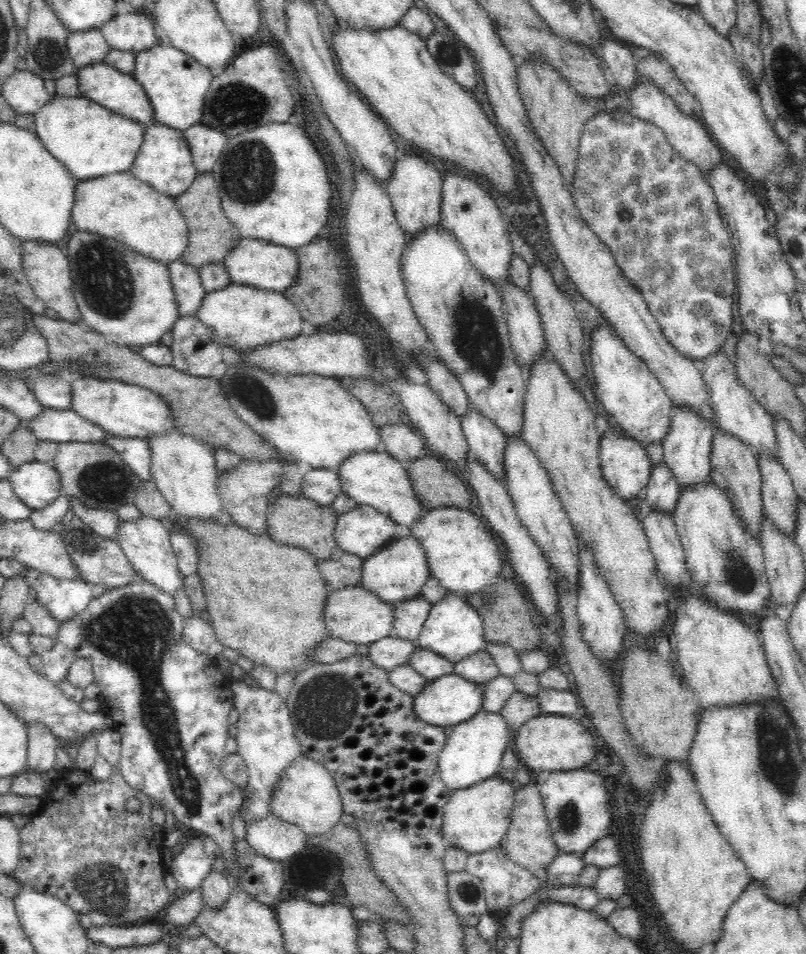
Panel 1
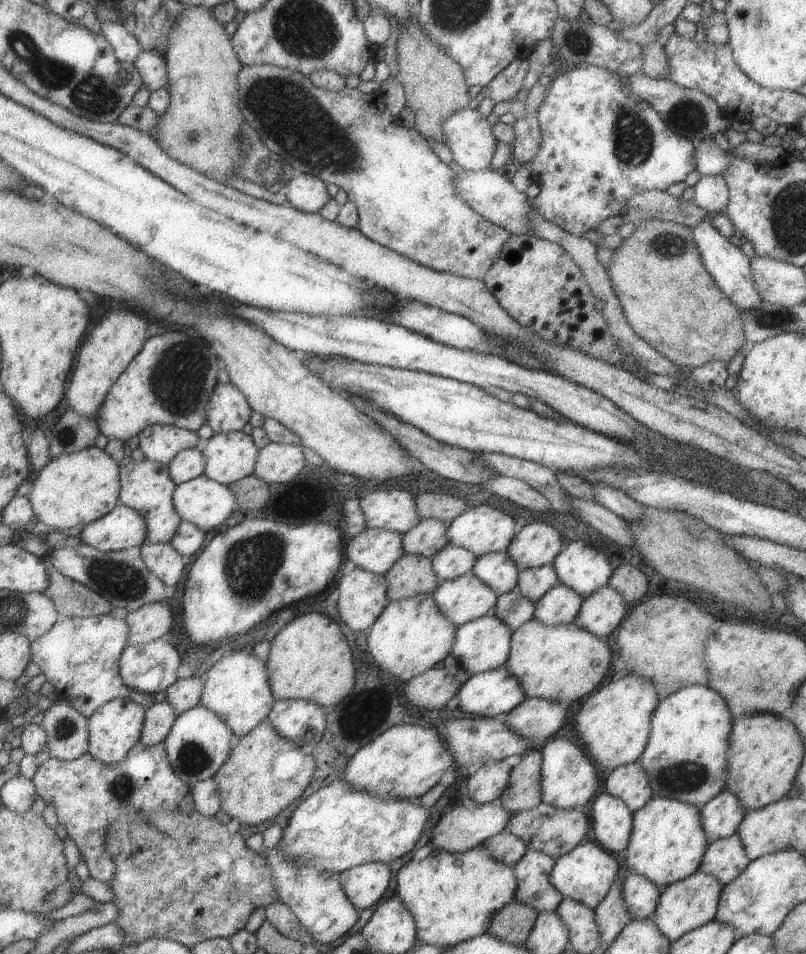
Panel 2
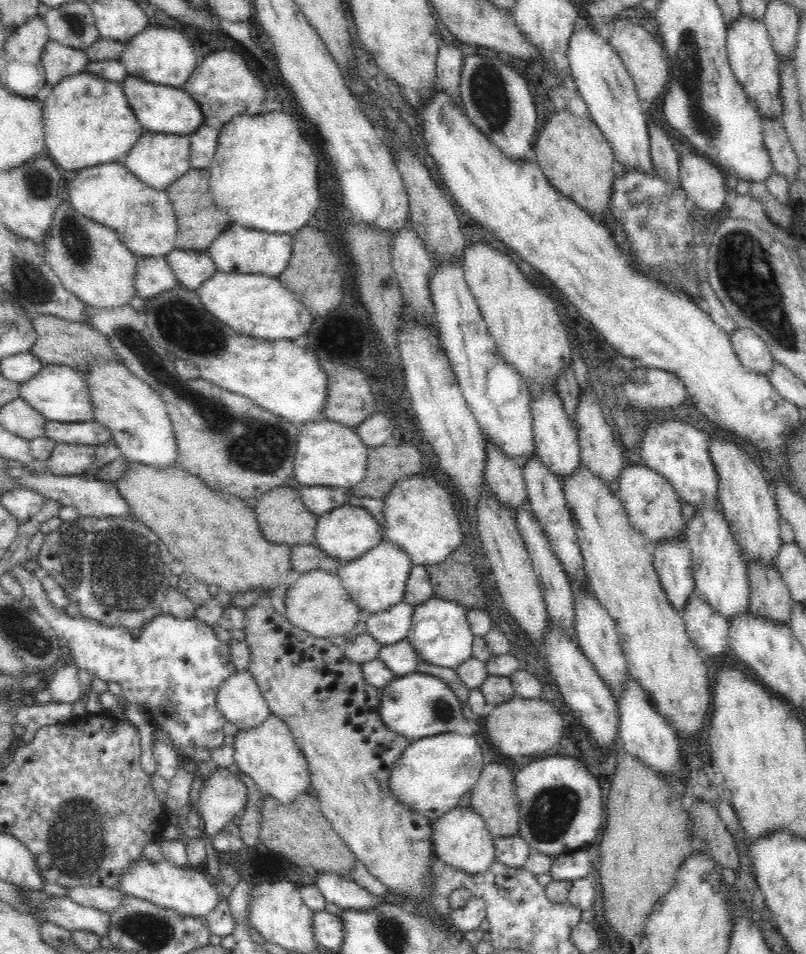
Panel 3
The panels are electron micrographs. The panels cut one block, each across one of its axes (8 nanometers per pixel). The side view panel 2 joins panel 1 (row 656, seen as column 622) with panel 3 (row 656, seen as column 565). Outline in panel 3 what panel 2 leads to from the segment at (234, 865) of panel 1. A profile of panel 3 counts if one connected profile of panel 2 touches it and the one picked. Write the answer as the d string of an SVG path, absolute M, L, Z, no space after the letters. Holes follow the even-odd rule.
M18 564L16 568L12 568L10 574L21 582L25 597L33 604L32 609L47 620L60 638L68 642L72 658L74 658L72 664L80 671L87 671L90 676L100 678L106 683L120 684L119 701L124 704L125 708L129 706L143 708L151 725L168 735L168 744L180 759L190 760L187 757L188 748L212 751L221 748L229 741L223 732L227 721L218 709L216 694L218 688L228 680L228 676L234 676L237 670L232 663L229 645L224 644L216 636L214 629L197 617L179 619L167 611L147 620L136 631L116 625L108 626L82 615L70 617L65 609L56 607L50 601L42 583L33 573L29 573Z

